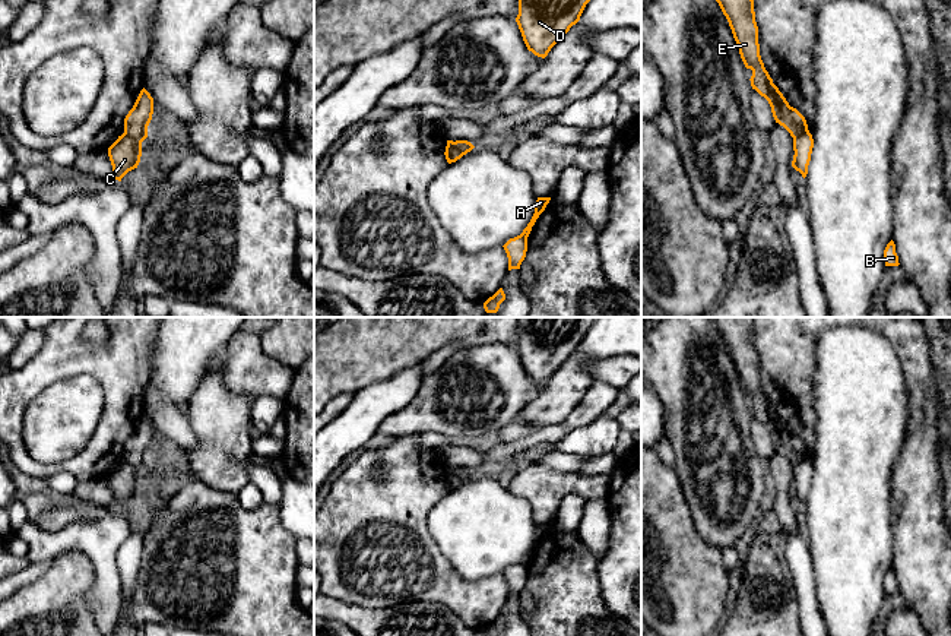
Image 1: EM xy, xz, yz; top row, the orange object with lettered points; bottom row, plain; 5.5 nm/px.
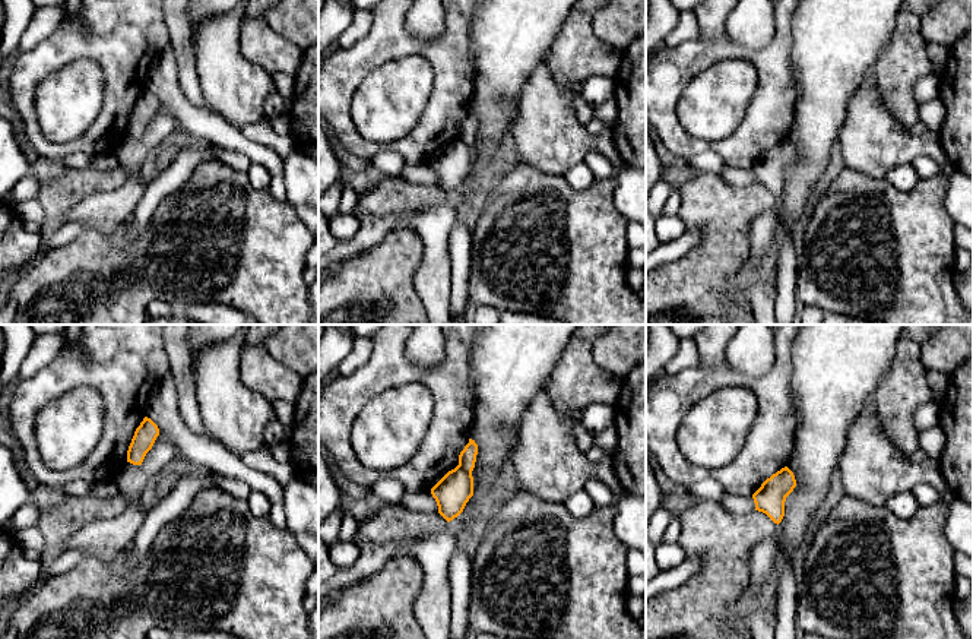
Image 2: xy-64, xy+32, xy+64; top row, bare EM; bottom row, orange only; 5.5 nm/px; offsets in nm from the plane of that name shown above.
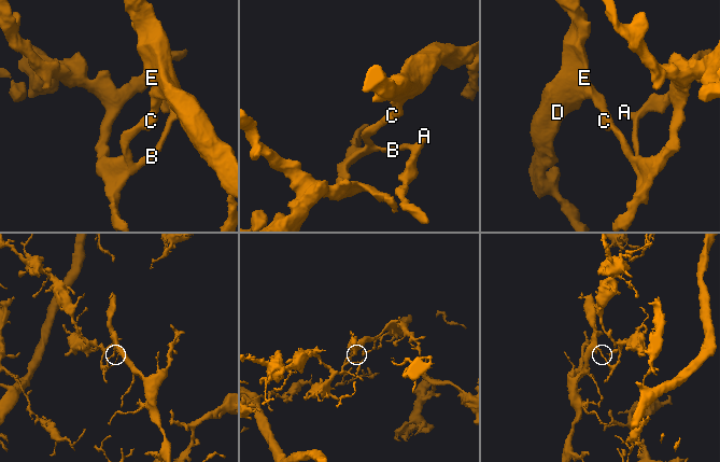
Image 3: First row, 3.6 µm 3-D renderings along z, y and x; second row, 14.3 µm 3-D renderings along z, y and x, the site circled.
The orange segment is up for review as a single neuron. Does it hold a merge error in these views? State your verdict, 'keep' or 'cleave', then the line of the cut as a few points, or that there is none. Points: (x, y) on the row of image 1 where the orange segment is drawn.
cleave; cut in xy along (124, 132), (140, 142)

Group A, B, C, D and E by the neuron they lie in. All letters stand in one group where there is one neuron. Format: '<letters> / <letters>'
A B C / D E

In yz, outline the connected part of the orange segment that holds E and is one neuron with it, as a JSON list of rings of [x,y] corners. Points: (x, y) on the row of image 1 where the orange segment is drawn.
[[[754,0],[716,1],[729,22],[745,67],[752,70],[751,86],[768,101],[776,123],[783,126],[792,137],[809,132],[805,117],[789,105],[764,67],[760,56]]]

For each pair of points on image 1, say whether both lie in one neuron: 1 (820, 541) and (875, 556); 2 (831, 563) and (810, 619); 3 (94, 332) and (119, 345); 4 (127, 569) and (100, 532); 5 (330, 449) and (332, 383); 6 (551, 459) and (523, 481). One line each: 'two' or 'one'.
1: one
2: two
3: two
4: two
5: two
6: two

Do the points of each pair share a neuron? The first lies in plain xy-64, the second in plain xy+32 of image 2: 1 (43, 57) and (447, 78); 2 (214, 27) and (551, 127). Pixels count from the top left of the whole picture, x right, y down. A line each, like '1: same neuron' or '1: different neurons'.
1: same neuron
2: same neuron

